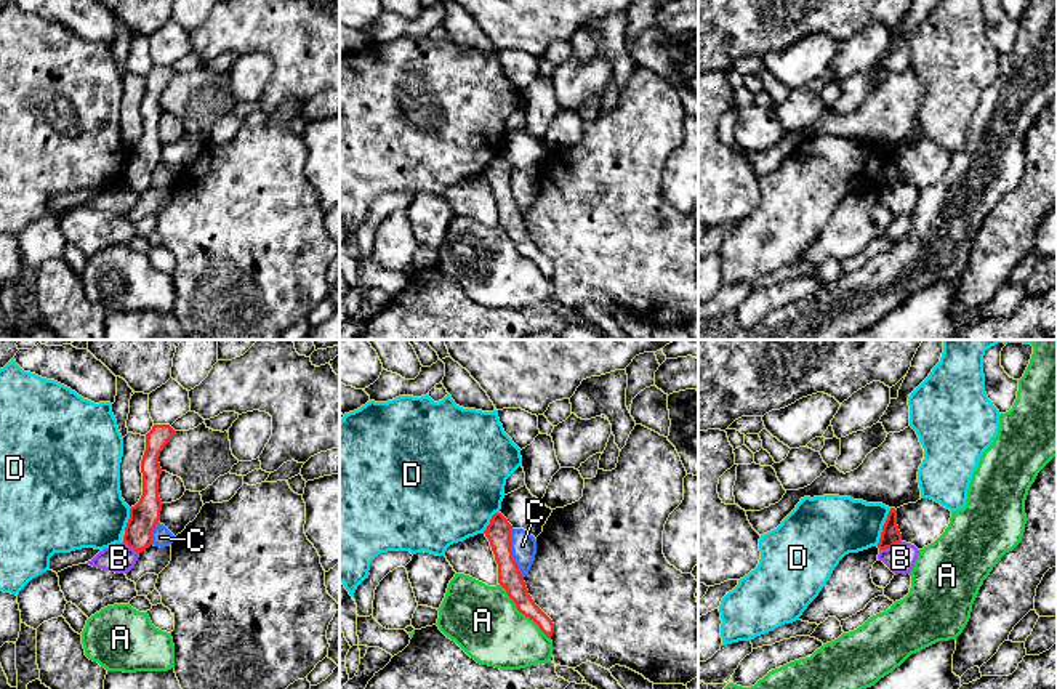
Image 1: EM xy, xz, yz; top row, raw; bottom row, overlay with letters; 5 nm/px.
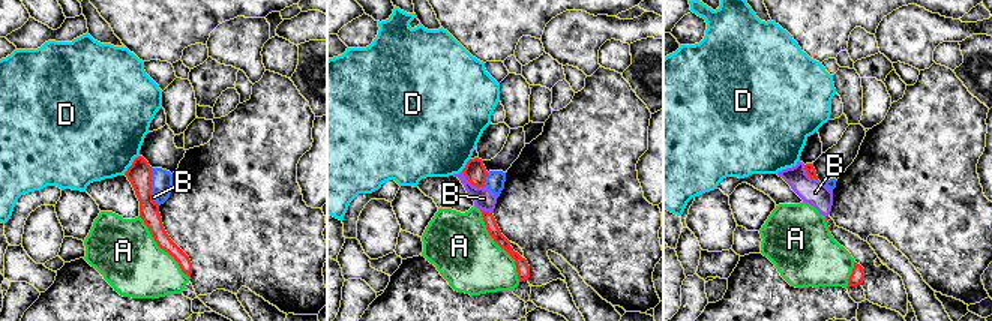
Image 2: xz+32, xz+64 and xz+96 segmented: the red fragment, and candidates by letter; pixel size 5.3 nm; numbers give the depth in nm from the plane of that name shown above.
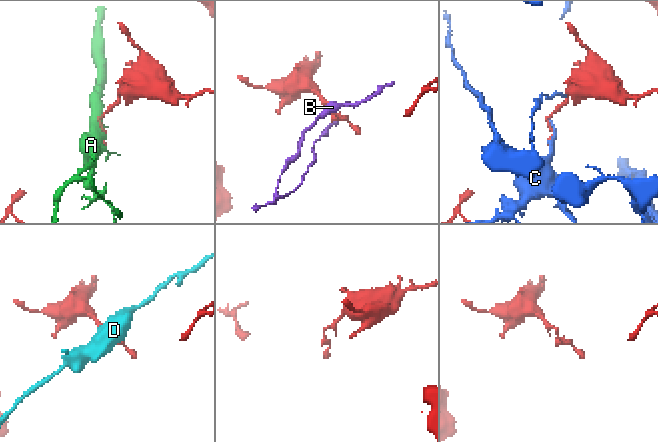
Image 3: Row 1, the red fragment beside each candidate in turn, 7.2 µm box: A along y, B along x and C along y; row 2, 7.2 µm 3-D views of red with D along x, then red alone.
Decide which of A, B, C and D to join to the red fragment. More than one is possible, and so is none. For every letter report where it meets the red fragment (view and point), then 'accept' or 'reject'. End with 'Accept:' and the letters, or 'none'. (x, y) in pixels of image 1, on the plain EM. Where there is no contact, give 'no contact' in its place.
A: meets red in xz at (521, 253); reject
B: meets red in yz at (889, 188); reject
C: meets red in xz at (511, 194); reject
D: meets red in yz at (883, 169); reject
Accept: none

